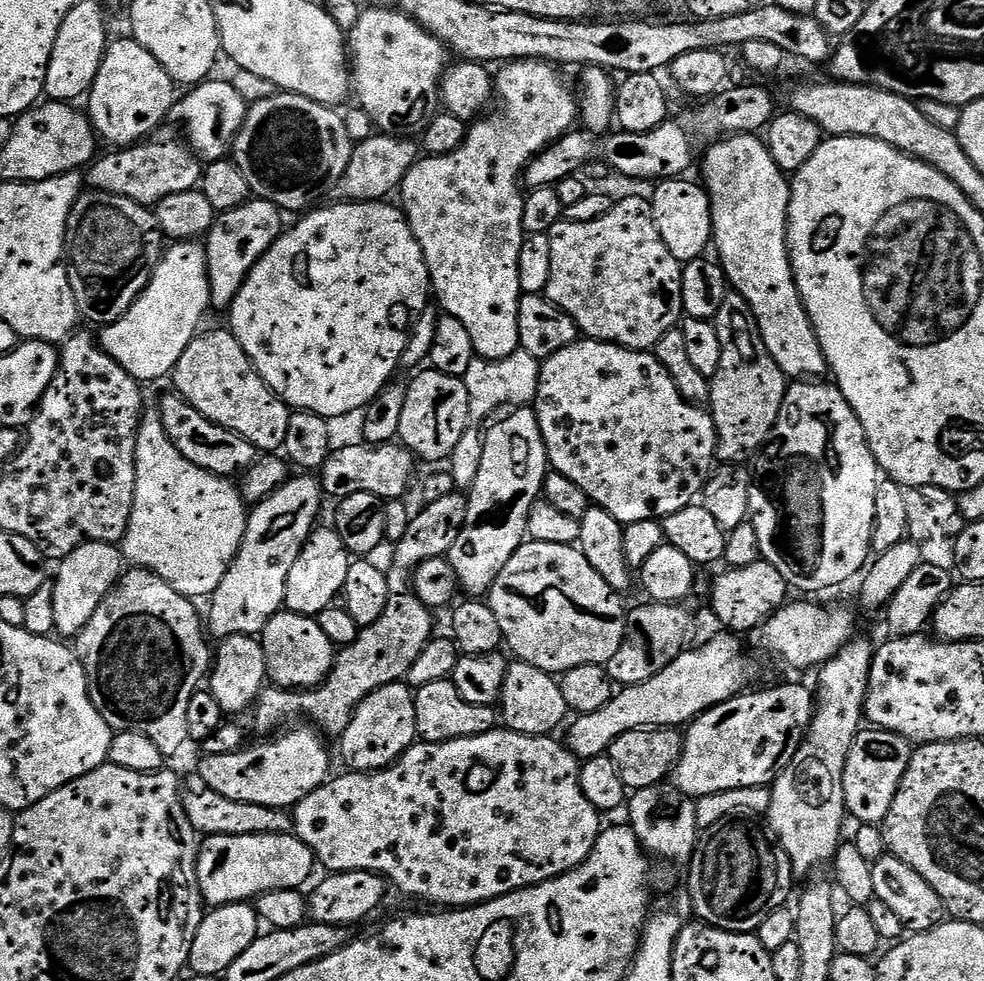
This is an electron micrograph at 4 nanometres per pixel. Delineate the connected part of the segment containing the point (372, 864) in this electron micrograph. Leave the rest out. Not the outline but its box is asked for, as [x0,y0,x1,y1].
[294,726,602,910]

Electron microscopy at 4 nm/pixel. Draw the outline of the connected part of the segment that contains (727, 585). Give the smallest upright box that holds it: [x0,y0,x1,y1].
[712,558,789,634]

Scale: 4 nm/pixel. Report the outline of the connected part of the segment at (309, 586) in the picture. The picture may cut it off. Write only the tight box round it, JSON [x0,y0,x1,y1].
[284,527,350,617]

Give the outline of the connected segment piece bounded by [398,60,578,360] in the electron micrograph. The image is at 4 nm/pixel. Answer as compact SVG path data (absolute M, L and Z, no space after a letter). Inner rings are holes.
M518 60L505 63L501 68L504 69L500 73L497 71L494 76L494 92L498 97L498 104L500 100L500 113L497 116L488 114L483 118L477 119L469 127L468 137L464 139L463 146L458 150L454 150L445 156L425 155L423 158L417 159L416 165L406 174L406 178L401 182L398 189L398 197L400 196L401 200L399 200L399 203L402 205L404 219L407 220L410 230L418 242L418 246L422 246L422 254L426 258L428 279L431 291L434 293L435 303L447 315L458 318L458 322L462 322L462 326L466 326L466 331L470 333L470 338L474 341L476 355L481 360L510 358L510 354L514 354L520 348L520 339L518 338L518 306L520 305L522 291L519 286L518 258L519 251L522 250L526 237L524 223L522 222L525 198L525 193L522 191L524 168L539 152L543 152L553 140L560 140L565 134L573 131L575 124L572 123L577 123L578 120L577 93L573 89L571 92L564 85L564 80L560 77L561 69L557 65L550 64L547 60Z

